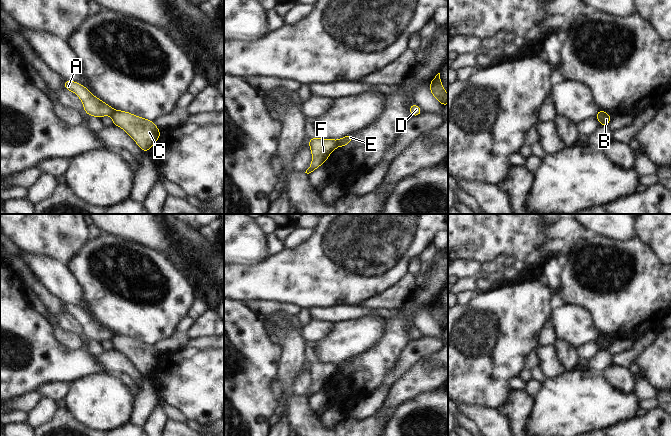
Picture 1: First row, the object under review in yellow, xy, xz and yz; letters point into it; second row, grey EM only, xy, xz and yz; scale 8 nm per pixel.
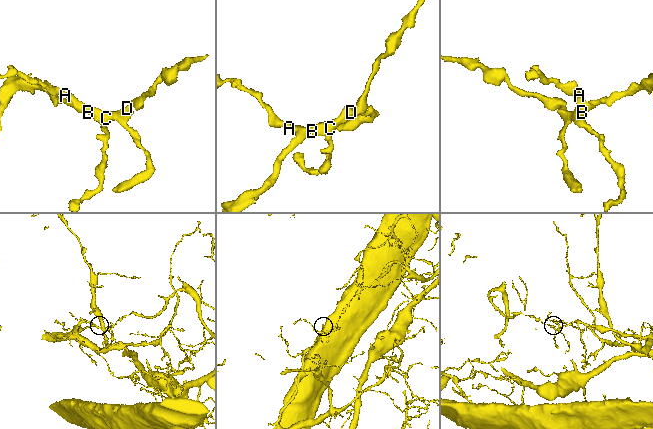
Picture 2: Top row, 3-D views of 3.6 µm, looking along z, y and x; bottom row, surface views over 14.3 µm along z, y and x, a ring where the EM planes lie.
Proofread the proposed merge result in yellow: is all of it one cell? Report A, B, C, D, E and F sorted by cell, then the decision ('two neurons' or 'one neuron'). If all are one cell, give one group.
A F / B C D E; two neurons

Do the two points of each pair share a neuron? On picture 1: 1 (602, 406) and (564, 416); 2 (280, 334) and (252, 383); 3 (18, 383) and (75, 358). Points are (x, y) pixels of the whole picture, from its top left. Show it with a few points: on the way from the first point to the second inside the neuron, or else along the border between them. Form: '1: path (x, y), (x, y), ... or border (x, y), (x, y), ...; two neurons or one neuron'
1: path (593, 406), (573, 407); one neuron
2: border (262, 317), (265, 330), (273, 338); two neurons
3: path (32, 369), (38, 363), (61, 363); one neuron

